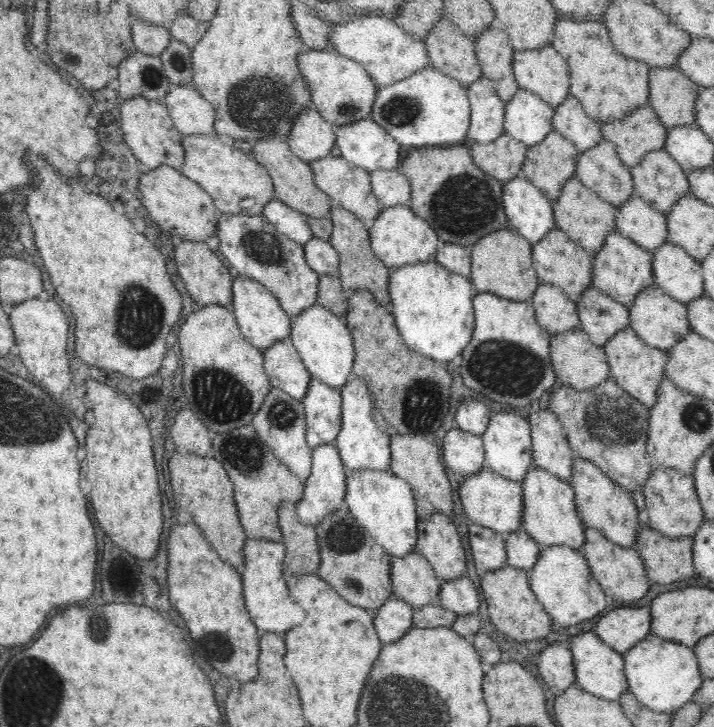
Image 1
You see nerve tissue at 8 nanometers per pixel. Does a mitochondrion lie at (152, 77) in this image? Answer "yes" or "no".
yes

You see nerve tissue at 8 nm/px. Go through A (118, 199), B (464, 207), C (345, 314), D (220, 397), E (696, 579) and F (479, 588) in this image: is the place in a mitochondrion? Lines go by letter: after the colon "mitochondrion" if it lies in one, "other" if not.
A: other
B: mitochondrion
C: other
D: mitochondrion
E: other
F: other

